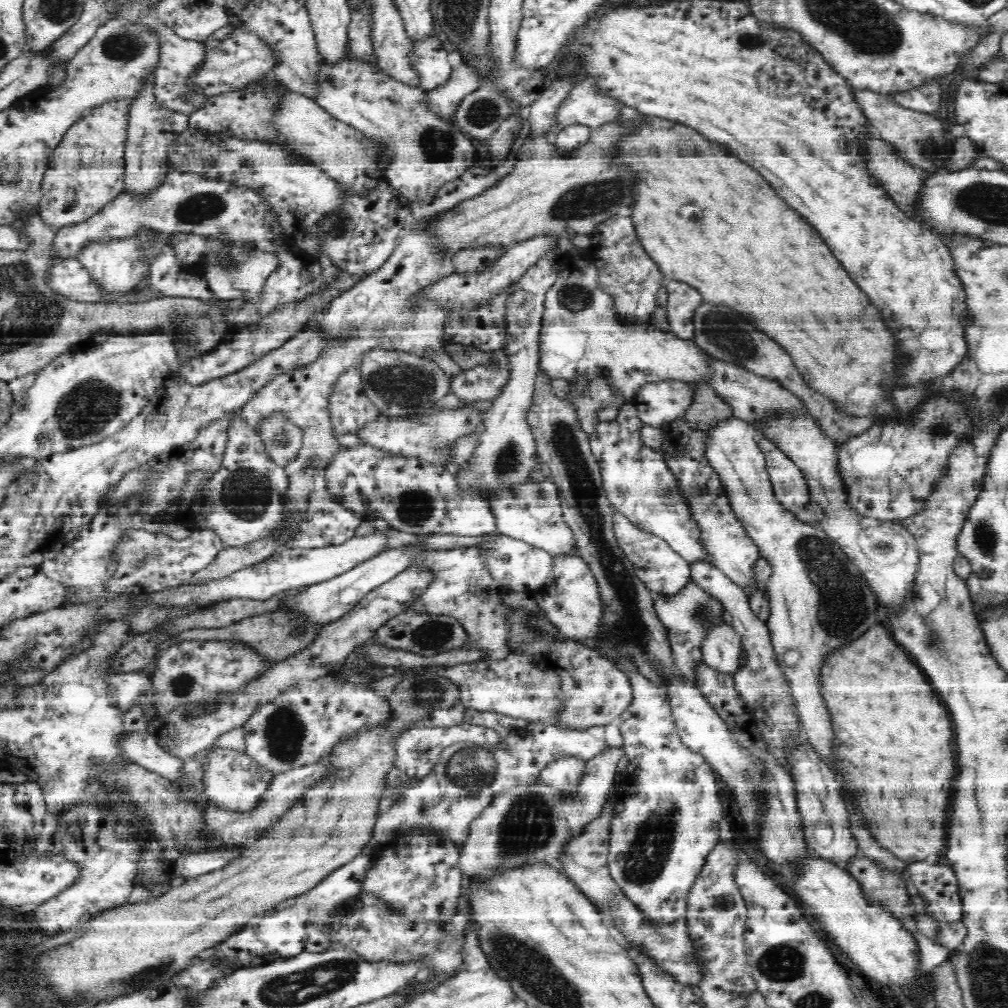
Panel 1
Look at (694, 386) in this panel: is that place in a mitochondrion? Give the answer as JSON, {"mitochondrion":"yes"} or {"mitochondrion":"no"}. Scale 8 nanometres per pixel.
{"mitochondrion":"no"}

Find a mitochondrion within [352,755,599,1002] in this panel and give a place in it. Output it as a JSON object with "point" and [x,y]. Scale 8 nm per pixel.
{"point":[529,825]}

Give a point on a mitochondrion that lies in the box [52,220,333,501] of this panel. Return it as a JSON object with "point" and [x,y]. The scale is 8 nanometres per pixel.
{"point":[282,440]}

